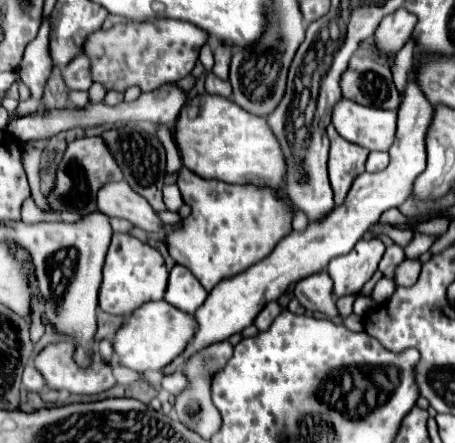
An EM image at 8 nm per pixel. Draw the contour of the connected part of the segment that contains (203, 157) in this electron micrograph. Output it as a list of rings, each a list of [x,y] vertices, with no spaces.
[[[202,94],[188,100],[178,116],[176,142],[182,152],[184,166],[202,178],[284,192],[284,154],[280,152],[280,144],[270,132],[266,118],[244,112],[244,108],[228,98]]]

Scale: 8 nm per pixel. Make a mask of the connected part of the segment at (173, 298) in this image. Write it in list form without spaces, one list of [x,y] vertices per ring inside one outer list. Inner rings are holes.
[[[176,264],[170,270],[168,288],[164,294],[164,300],[168,304],[172,304],[174,308],[186,314],[194,314],[204,304],[206,296],[208,292],[200,286],[200,282],[192,276],[192,272],[188,272],[188,268]]]

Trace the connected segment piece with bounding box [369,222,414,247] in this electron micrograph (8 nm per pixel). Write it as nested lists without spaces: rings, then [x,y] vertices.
[[[379,222],[372,225],[369,230],[378,234],[385,234],[389,236],[394,243],[401,247],[406,247],[412,240],[414,234],[410,229],[401,230],[394,227],[392,228],[387,225],[381,225]]]

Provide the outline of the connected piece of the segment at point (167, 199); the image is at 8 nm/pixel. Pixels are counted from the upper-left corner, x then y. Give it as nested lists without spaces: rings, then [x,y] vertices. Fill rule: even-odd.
[[[172,184],[172,186],[164,186],[164,204],[166,204],[166,208],[172,210],[172,212],[178,212],[180,206],[184,204],[182,194],[180,194],[180,190],[178,190],[176,184]]]

